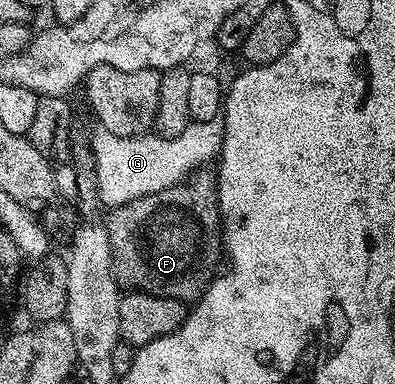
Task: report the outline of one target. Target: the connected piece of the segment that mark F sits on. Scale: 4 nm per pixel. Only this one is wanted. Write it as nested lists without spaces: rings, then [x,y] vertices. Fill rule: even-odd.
[[[197,171],[188,178],[187,181],[166,187],[166,191],[158,191],[154,195],[146,195],[142,199],[136,199],[125,205],[115,206],[112,213],[106,217],[108,234],[110,235],[110,251],[112,252],[112,274],[116,277],[116,284],[124,291],[135,291],[137,293],[149,293],[150,295],[162,295],[170,299],[178,299],[185,303],[195,303],[200,300],[200,296],[208,288],[208,282],[212,280],[216,269],[216,256],[221,256],[222,241],[218,234],[220,228],[220,208],[216,206],[216,179],[211,172]]]

